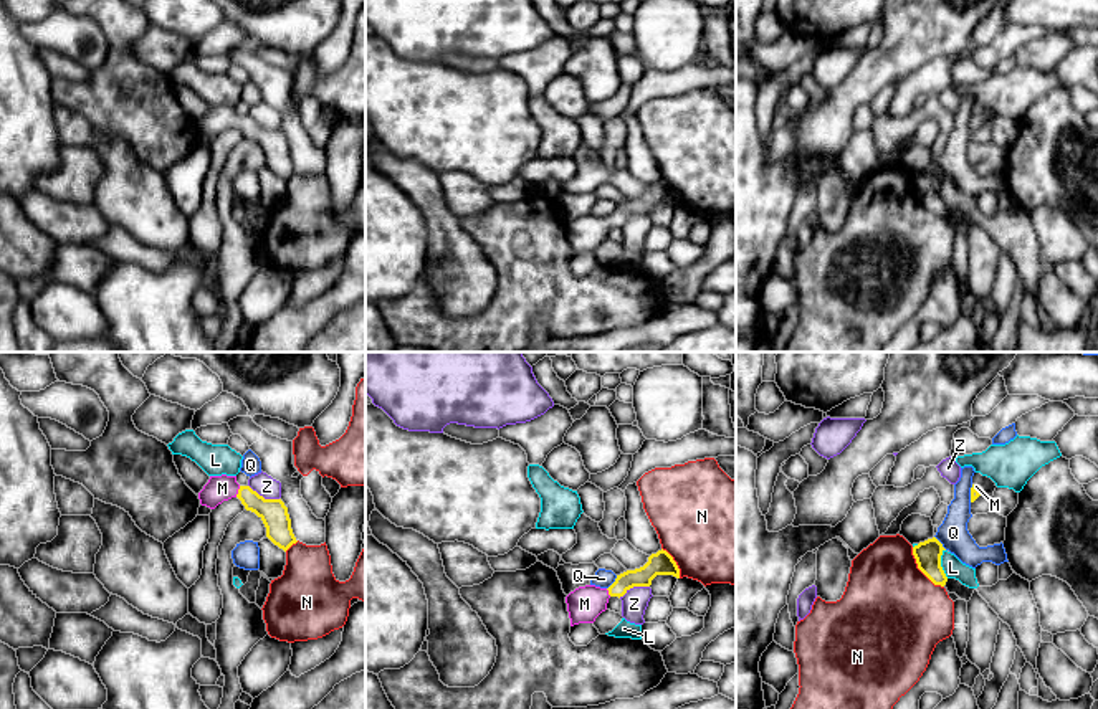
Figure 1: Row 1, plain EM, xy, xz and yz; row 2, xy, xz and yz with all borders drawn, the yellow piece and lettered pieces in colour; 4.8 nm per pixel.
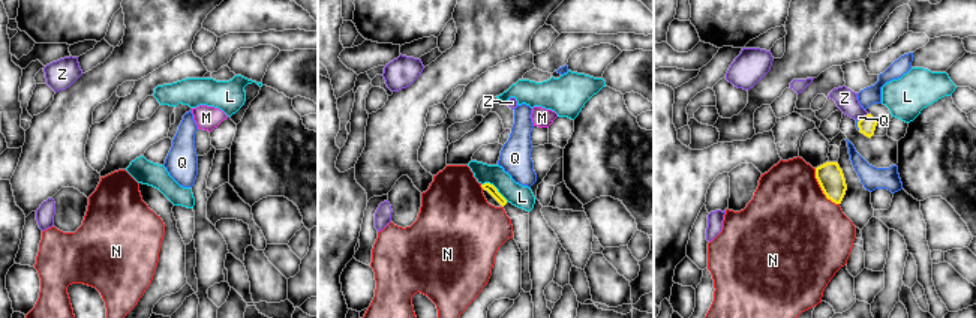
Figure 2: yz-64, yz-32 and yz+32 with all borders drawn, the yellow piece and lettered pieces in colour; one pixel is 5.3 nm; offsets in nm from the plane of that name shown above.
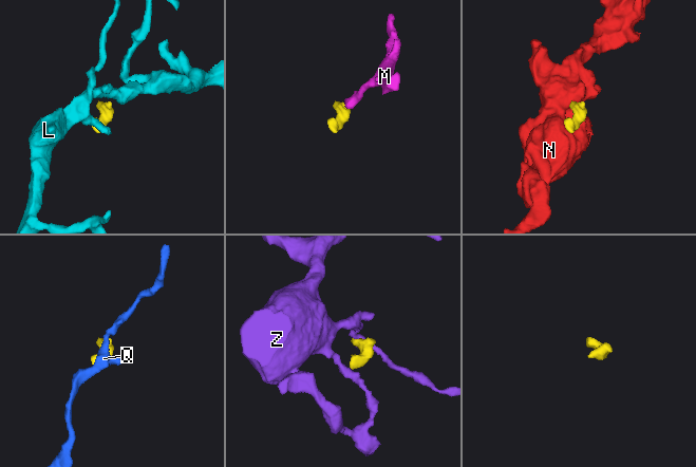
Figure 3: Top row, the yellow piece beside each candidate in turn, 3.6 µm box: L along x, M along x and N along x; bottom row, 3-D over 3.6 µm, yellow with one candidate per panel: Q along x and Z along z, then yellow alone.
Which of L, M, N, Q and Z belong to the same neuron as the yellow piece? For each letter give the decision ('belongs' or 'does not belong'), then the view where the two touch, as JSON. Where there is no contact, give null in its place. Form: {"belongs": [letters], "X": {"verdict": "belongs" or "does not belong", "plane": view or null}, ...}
{"belongs": ["M"], "L": {"verdict": "does not belong", "plane": "yz"}, "M": {"verdict": "belongs", "plane": "xy"}, "N": {"verdict": "does not belong", "plane": "yz"}, "Q": {"verdict": "does not belong", "plane": "xz"}, "Z": {"verdict": "does not belong", "plane": "xz"}}

